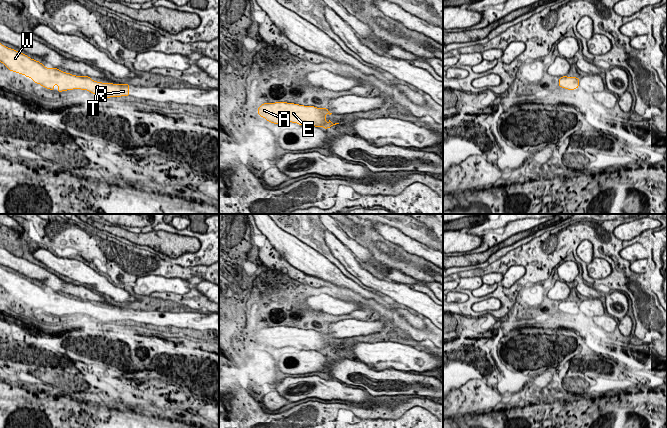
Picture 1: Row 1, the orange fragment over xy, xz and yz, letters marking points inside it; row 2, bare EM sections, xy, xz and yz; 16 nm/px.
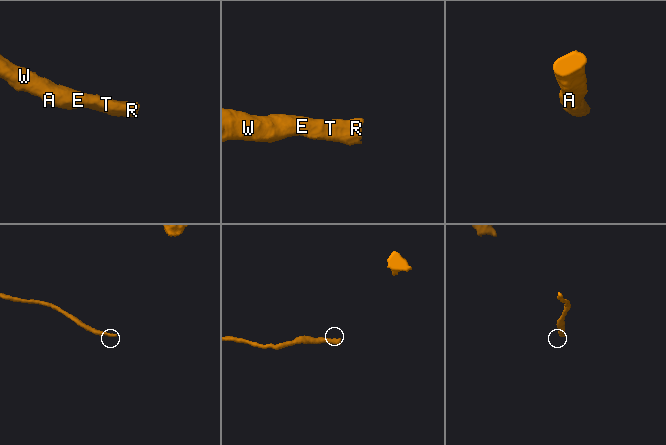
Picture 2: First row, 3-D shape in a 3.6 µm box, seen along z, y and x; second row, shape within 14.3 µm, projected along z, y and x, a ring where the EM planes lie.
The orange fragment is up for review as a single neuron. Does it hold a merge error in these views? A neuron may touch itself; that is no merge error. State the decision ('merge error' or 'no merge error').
no merge error

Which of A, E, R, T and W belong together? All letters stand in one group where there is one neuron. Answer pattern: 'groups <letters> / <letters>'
groups A E R T W

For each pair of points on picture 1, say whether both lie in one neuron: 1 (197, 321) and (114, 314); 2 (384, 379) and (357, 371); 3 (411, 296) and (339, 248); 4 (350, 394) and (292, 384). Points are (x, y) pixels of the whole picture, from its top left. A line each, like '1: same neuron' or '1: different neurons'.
1: same neuron
2: same neuron
3: same neuron
4: same neuron

